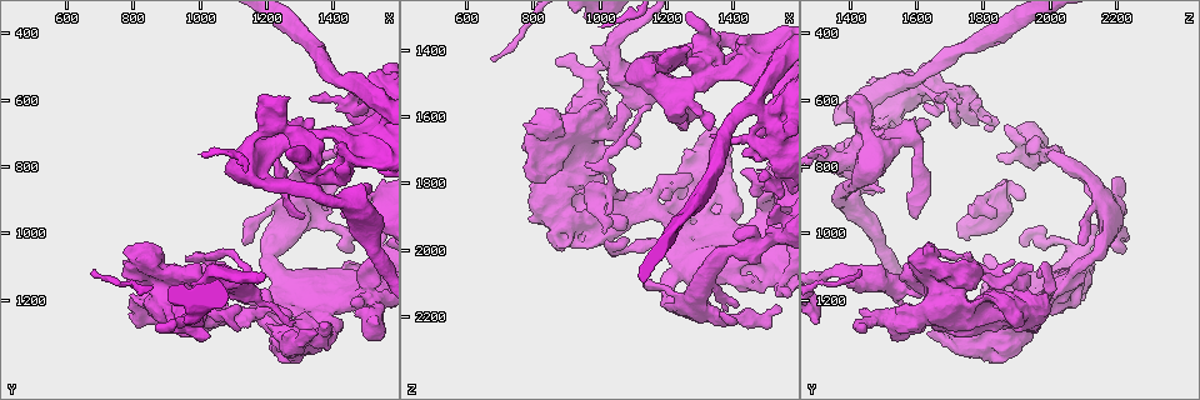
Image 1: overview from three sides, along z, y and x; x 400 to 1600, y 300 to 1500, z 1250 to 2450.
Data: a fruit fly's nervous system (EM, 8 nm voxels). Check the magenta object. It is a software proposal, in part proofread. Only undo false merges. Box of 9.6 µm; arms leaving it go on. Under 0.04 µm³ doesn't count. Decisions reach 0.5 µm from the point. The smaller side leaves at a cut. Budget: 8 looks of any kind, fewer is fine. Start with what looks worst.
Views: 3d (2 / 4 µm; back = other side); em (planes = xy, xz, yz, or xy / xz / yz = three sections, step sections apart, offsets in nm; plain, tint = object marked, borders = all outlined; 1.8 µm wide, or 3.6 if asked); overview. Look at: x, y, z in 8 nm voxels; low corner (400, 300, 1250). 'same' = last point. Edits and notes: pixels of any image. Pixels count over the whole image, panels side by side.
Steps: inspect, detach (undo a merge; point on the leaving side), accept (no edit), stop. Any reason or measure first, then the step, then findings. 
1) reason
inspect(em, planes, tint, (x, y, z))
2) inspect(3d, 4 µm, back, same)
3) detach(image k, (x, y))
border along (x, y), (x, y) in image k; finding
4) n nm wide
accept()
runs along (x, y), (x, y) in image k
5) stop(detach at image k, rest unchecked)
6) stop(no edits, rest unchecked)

sudden change in width
inspect(3d, 4 µm, (1470, 530, 1570))

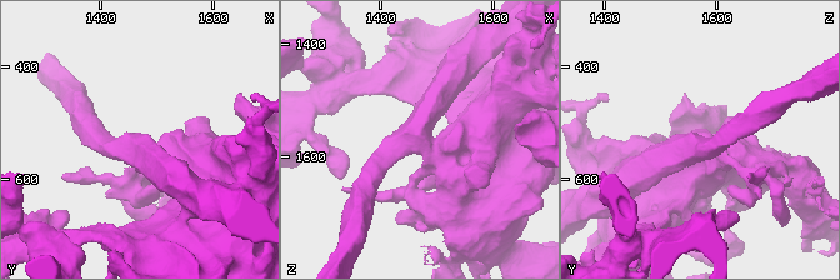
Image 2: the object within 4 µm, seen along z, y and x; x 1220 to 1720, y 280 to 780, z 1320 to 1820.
inspect(em, planes, tint, (1475, 540, 1570))

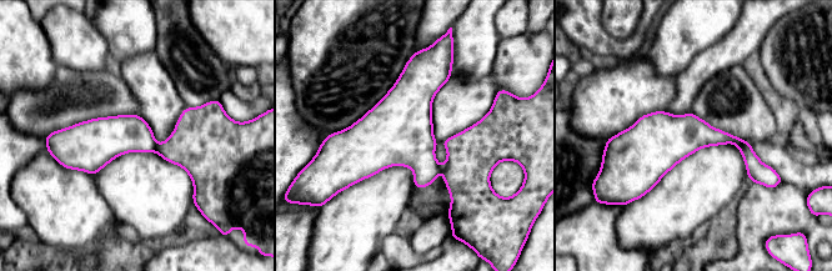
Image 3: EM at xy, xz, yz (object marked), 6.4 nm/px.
260 nm wide
detach(image 3, (123, 134))
two neurons meet here

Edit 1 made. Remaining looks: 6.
inspect(overview)

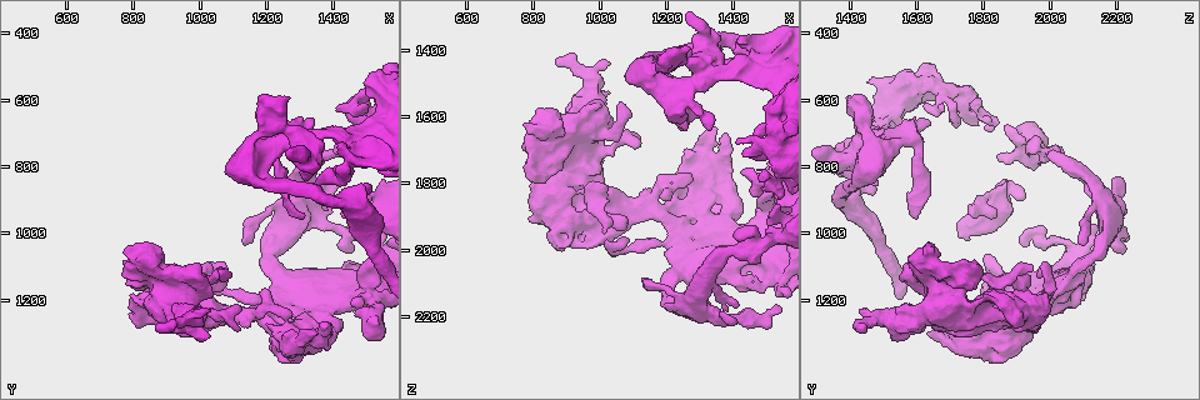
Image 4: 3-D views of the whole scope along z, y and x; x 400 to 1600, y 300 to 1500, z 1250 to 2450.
thick turns thin
inspect(em, 3.6 µm, planes, tint, (910, 1240, 1930))

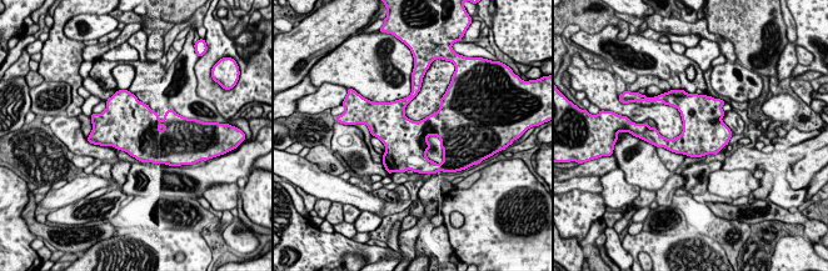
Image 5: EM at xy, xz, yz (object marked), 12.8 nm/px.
accept()
one neuron here

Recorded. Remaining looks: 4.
arms run side by side
inspect(em, yz, step 16, tint, (1350, 710, 1460))

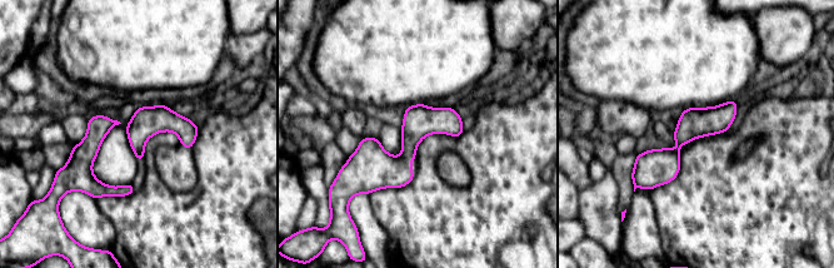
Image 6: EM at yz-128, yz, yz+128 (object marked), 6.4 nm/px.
inspect(em, planes, borders, same)

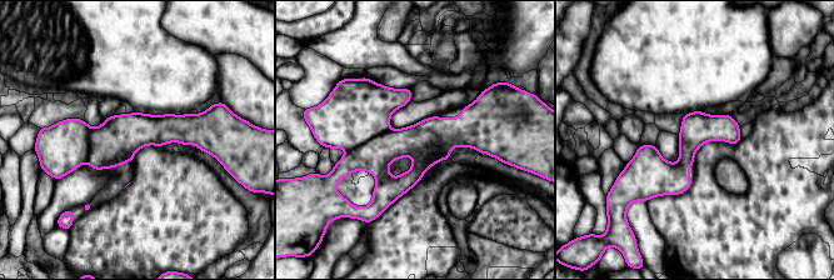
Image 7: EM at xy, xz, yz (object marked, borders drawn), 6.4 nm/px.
220 nm wide
accept()
runs along (60, 134), (195, 131), (210, 146) in image 7; continuous, no second neuron

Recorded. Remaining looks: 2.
stop(detach at image 3, rest unchecked)

